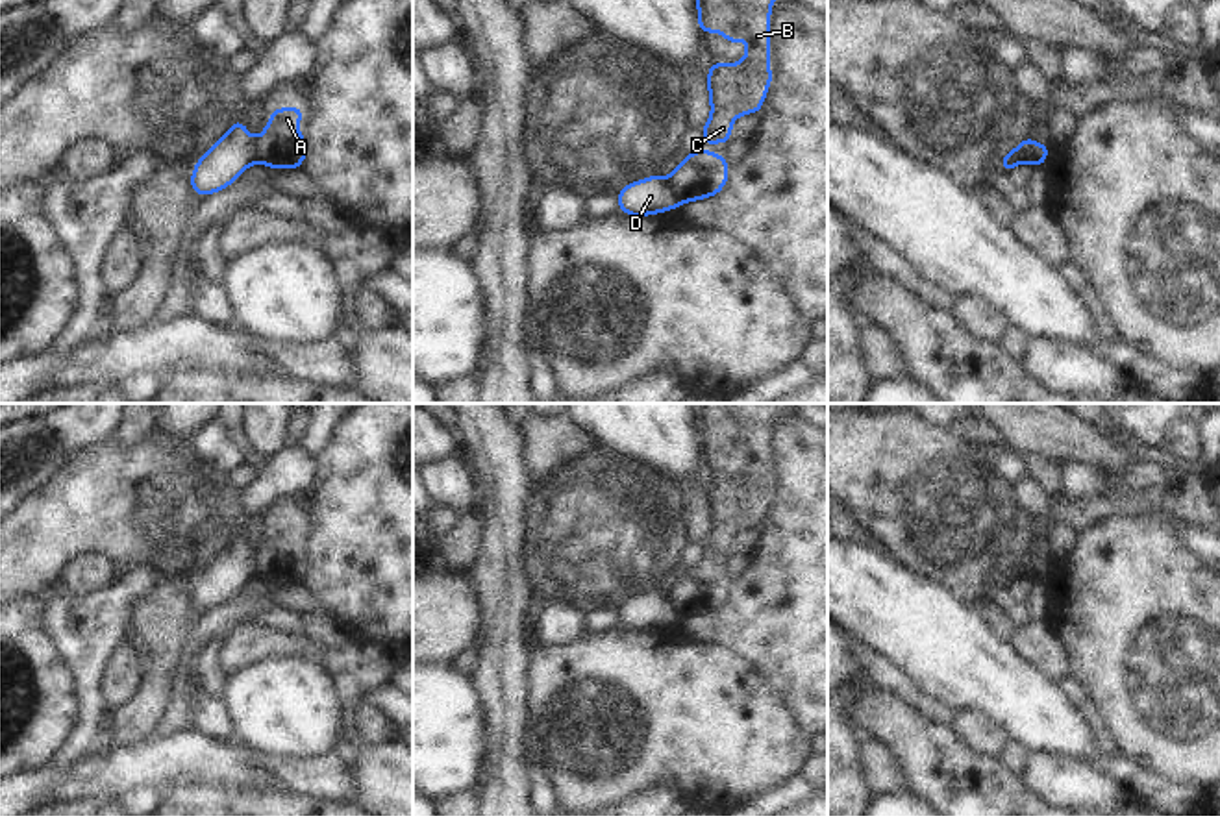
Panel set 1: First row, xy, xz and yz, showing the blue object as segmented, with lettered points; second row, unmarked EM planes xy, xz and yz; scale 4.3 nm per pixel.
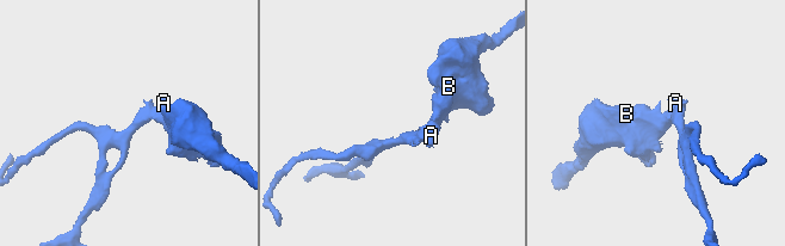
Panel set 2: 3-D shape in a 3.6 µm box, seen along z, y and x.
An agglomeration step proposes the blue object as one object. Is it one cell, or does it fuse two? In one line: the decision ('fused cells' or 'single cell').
fused cells

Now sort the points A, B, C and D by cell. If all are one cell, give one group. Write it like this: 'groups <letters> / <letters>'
groups A B C / D

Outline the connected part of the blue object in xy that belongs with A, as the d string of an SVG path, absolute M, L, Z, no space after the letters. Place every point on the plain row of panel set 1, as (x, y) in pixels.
M296 520L274 524L265 546L255 553L259 577L270 583L300 583L307 557L296 546L302 535L302 524Z

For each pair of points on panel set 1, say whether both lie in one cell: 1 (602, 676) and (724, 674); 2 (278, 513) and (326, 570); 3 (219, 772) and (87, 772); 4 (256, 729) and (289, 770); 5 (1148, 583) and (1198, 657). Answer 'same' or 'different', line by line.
1: same
2: different
3: same
4: different
5: same

